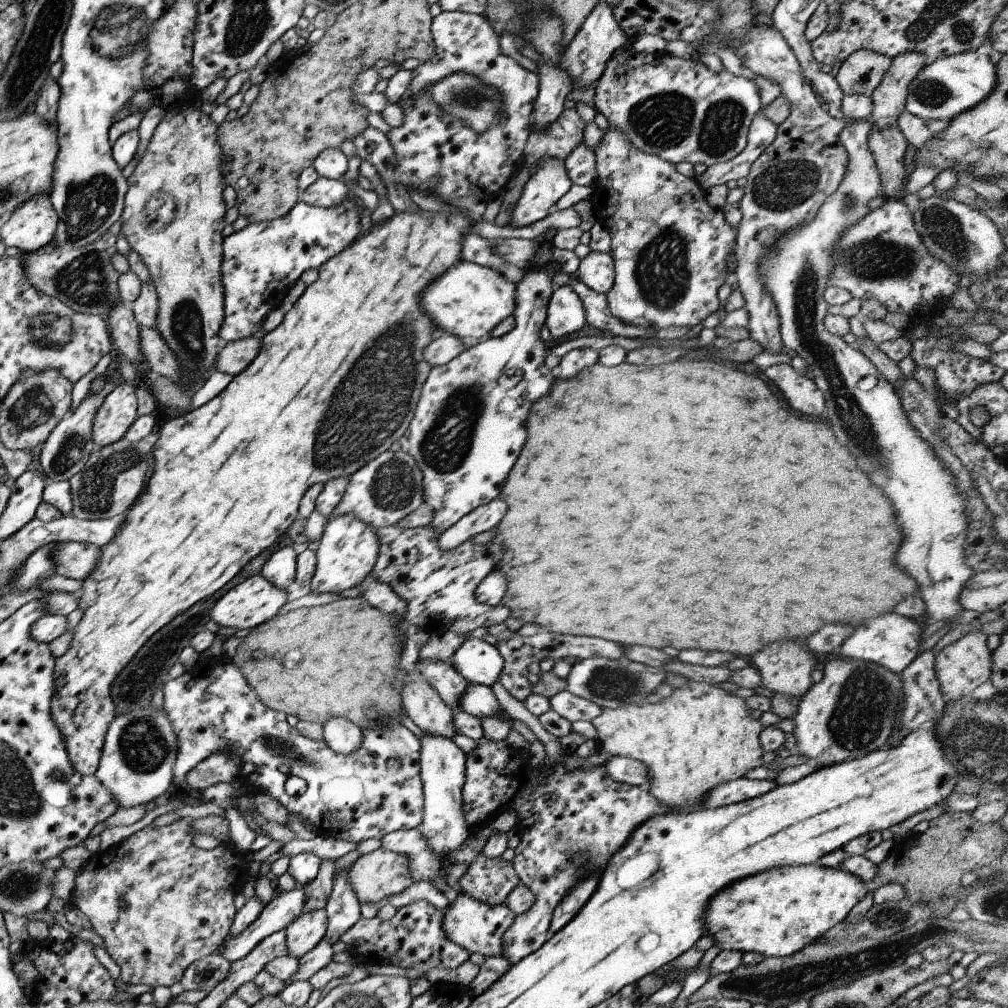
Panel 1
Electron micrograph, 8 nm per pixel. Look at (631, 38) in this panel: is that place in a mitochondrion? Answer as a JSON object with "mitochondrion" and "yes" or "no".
{"mitochondrion":"no"}

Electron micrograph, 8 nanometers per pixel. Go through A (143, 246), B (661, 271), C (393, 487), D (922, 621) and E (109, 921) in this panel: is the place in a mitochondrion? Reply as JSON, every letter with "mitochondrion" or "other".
{"A":"other","B":"mitochondrion","C":"mitochondrion","D":"other","E":"other"}

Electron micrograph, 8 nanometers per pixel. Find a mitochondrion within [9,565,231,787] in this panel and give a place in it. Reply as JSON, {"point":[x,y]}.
{"point":[142,746]}

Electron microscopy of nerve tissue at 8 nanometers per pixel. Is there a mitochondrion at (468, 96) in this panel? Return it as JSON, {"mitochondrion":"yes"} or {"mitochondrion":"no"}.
{"mitochondrion":"yes"}

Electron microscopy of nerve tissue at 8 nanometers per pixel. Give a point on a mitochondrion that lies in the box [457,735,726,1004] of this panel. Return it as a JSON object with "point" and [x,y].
{"point":[555,833]}

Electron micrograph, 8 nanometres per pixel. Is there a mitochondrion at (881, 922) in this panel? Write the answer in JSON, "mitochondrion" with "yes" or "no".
{"mitochondrion":"yes"}

